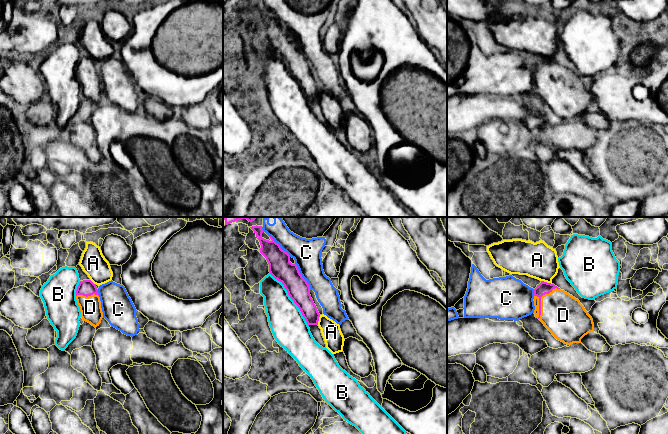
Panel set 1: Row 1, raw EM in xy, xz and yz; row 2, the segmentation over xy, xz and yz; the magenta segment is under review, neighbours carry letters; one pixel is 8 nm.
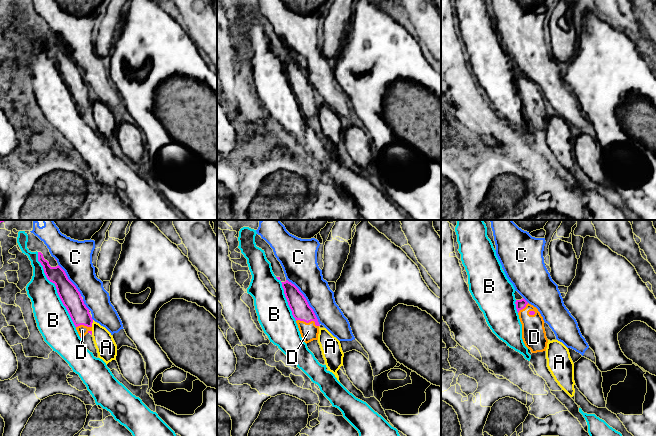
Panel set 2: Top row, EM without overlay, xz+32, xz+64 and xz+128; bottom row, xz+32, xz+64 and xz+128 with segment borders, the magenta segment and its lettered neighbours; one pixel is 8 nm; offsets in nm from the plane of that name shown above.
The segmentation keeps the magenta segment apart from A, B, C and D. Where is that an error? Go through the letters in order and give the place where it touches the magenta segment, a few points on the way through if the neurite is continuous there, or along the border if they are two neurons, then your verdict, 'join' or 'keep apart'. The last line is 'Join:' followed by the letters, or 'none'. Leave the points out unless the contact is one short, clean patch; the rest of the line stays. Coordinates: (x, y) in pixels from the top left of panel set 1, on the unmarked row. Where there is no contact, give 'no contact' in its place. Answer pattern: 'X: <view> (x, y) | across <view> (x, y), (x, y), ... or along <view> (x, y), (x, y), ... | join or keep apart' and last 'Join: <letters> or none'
A: yz (546, 58) | keep apart
B: xz (291, 74) | keep apart
C: xz (275, 18) | keep apart
D: yz (540, 75) | across yz (543, 64), (543, 71), (540, 75), (546, 75), (563, 91) | join
Join: D

